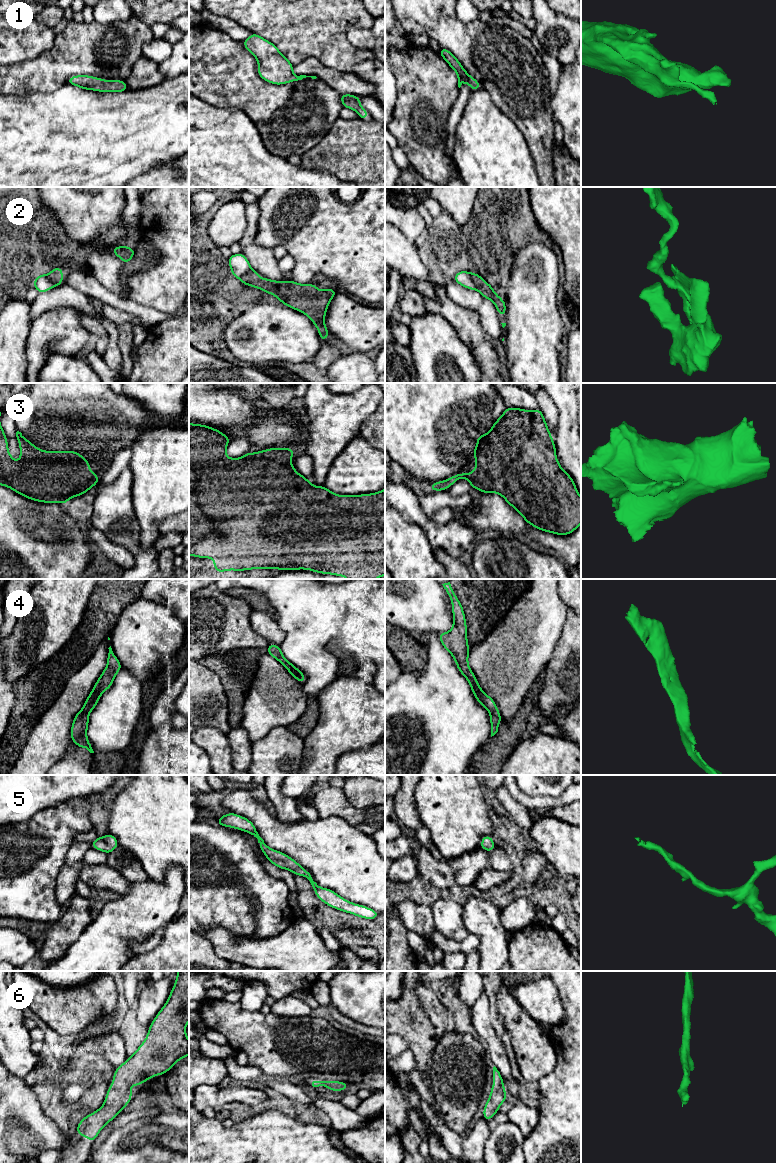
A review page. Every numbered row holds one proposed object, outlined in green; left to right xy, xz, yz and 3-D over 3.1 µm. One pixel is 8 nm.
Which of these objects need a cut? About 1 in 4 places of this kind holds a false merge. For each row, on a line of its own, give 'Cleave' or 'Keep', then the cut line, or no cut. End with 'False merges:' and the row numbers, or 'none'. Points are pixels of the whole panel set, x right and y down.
1: Keep. No split
2: Cleave. Split along yz (470, 273), (477, 289)
3: Keep. No split
4: Keep. No split
5: Keep. No split
6: Keep. No split
False merges: 2

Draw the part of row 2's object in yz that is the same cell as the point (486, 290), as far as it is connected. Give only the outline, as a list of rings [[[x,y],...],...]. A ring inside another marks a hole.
[[[471,273],[471,277],[482,297],[491,300],[494,303],[498,315],[506,316],[506,302],[495,293],[493,287],[478,273]]]

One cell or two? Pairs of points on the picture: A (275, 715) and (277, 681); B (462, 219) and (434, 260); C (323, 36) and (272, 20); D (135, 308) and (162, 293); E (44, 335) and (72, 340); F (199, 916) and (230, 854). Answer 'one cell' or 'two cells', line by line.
A: one cell
B: two cells
C: one cell
D: two cells
E: one cell
F: one cell

